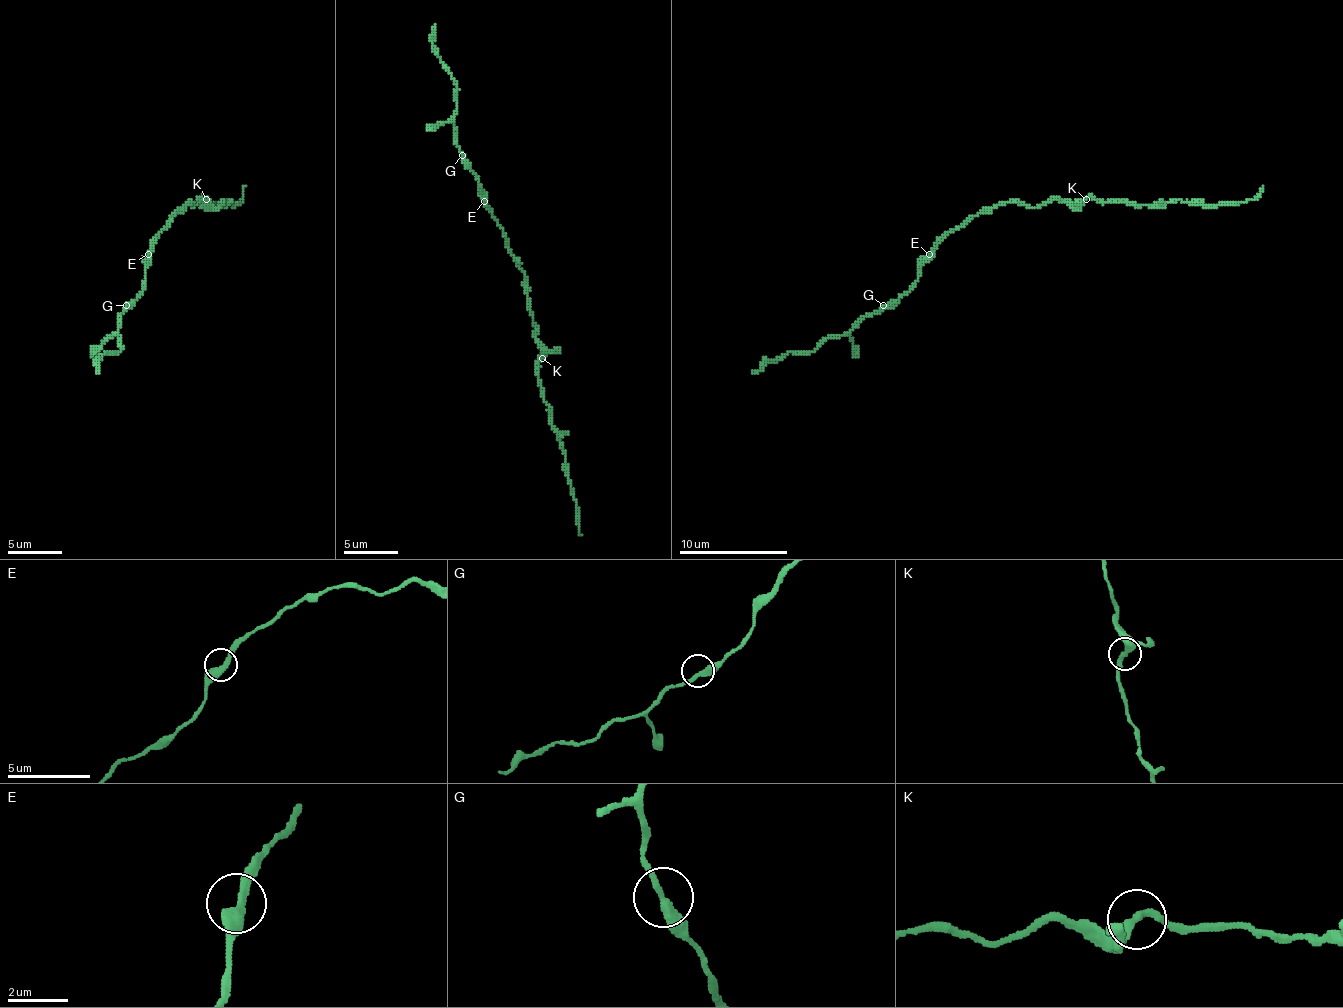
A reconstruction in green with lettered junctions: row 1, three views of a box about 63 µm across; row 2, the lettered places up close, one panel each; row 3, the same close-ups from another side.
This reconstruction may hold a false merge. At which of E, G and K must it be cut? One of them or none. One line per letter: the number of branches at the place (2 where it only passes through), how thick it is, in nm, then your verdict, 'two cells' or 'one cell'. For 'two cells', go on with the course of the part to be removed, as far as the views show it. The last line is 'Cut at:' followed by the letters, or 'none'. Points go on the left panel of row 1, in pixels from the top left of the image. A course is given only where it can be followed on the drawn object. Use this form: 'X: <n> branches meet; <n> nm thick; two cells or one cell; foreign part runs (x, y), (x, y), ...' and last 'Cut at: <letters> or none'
E: 2 branches meet; 360 nm thick; one cell
G: 2 branches meet; 300 nm thick; one cell
K: 2 branches meet; 320 nm thick; two cells; foreign part runs (205, 199), (202, 202), (213, 205), (227, 199), (237, 205), (246, 186)
Cut at: K

